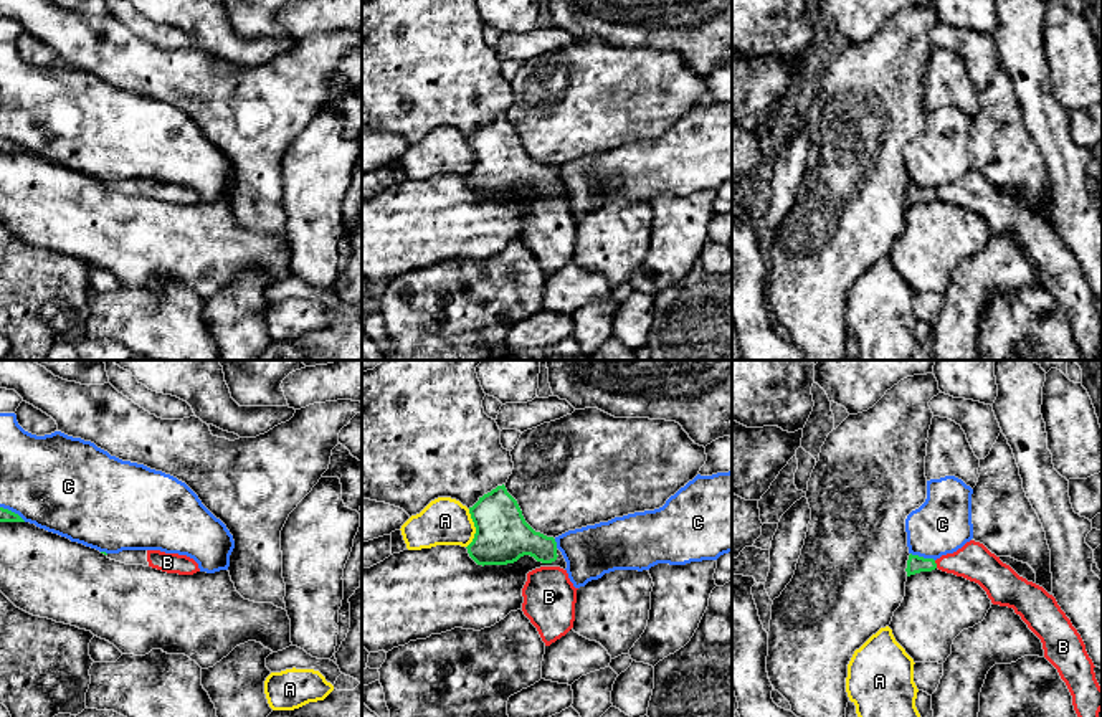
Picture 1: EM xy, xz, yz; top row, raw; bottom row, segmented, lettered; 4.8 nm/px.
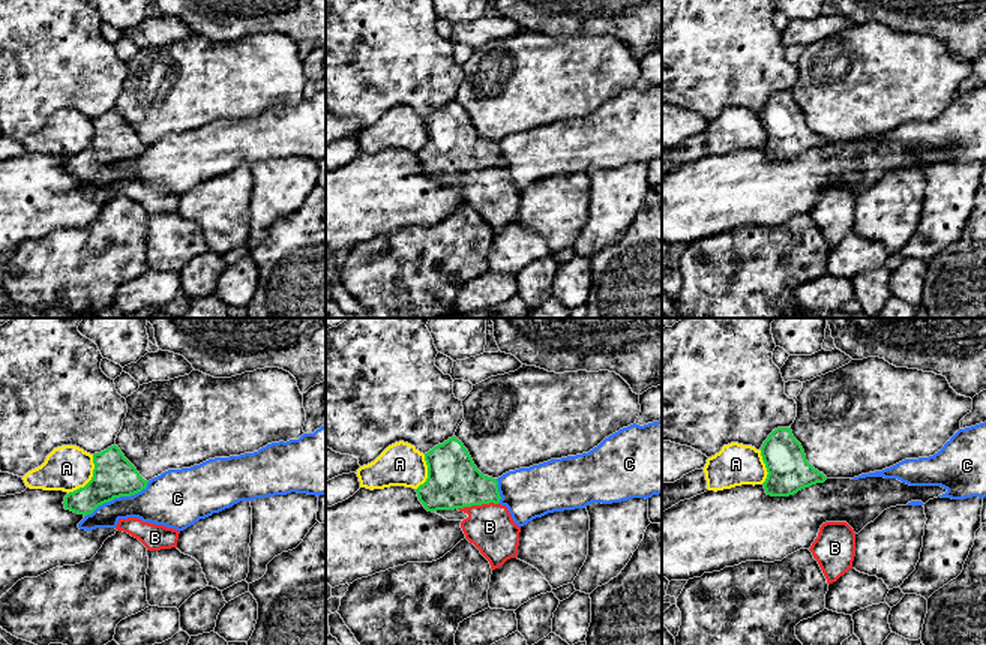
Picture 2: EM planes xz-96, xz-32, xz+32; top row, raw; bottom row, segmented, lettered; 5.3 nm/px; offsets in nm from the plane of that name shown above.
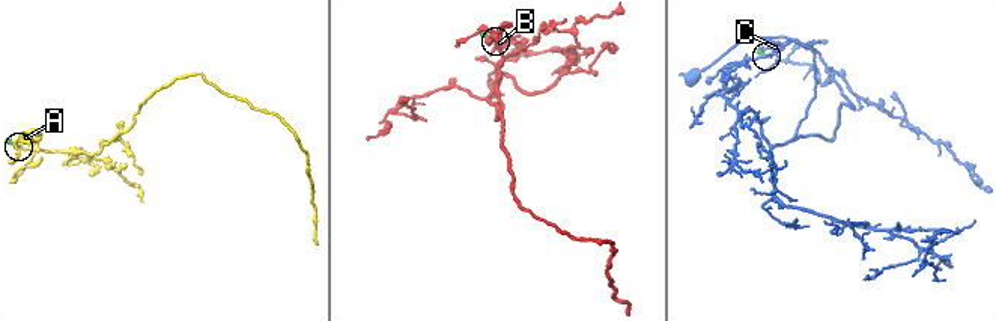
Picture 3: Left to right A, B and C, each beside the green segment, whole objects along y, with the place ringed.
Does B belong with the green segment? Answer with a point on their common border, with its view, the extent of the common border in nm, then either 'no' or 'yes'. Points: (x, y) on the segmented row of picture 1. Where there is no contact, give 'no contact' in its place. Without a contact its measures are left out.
contact yz (935, 564); length 40 nm; yes

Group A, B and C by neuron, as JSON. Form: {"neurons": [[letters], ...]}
{"neurons": [["A"], ["B"], ["C"]]}

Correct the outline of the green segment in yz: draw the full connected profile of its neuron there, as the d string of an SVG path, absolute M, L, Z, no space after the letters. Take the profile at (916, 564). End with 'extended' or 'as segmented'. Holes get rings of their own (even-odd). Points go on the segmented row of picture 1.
M975 540L937 560L910 553L905 572L910 577L935 568L978 583L993 605L1013 608L1041 639L1044 658L1066 682L1077 717L1099 717L1102 687L1095 679L1095 666L1081 634L1052 595L1019 577L1000 557Z; extended

